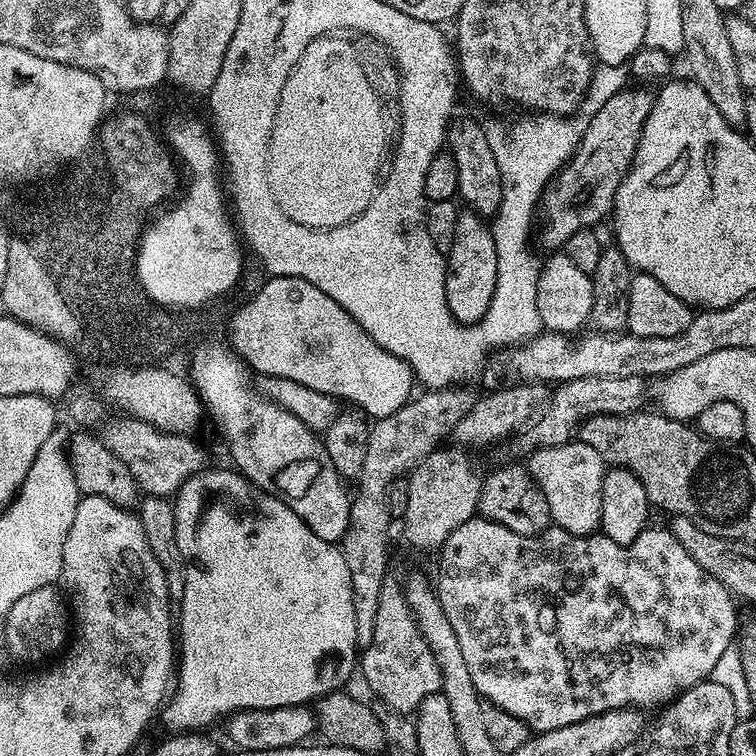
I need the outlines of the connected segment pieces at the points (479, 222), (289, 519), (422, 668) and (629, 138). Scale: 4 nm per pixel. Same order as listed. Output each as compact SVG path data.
M461 211L458 227L454 229L454 246L446 253L446 263L446 300L450 314L460 324L476 324L486 314L498 282L496 238L479 212Z
M231 467L211 468L191 476L174 497L178 550L182 550L182 558L186 562L186 586L184 597L178 602L178 671L174 676L174 691L162 708L162 720L164 716L164 724L169 728L167 731L172 734L208 730L215 720L223 721L233 712L311 705L322 696L341 691L345 687L344 680L336 675L351 664L353 667L358 660L352 579L343 551L336 544L318 538L318 534L314 534L314 530L310 530L310 526L306 526L306 522L302 522L302 518L298 518L286 502L273 493L263 492L258 485L246 479L243 472Z
M386 582L378 598L378 615L374 617L374 638L363 649L358 668L364 671L368 688L380 699L385 708L396 712L415 713L422 698L441 691L440 667L412 617L403 587L398 583Z
M625 86L621 92L614 94L614 98L610 98L610 102L606 102L606 106L602 106L602 110L587 117L584 133L574 154L544 189L538 205L538 244L540 240L542 247L552 248L548 250L563 249L570 234L578 234L578 230L583 228L595 229L596 224L612 216L618 186L622 186L632 168L632 160L636 156L640 135L654 99L653 93L644 89L647 87L632 87Z

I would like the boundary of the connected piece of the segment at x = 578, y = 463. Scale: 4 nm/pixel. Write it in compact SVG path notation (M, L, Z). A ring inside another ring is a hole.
M576 438L566 444L537 448L527 460L529 474L535 478L542 494L546 494L552 524L570 534L593 535L599 529L602 518L602 486L606 471L602 454L598 454L594 446L584 444Z

